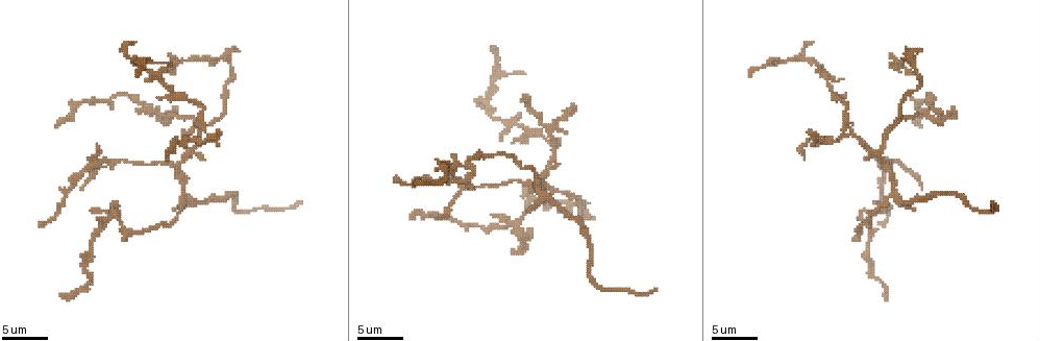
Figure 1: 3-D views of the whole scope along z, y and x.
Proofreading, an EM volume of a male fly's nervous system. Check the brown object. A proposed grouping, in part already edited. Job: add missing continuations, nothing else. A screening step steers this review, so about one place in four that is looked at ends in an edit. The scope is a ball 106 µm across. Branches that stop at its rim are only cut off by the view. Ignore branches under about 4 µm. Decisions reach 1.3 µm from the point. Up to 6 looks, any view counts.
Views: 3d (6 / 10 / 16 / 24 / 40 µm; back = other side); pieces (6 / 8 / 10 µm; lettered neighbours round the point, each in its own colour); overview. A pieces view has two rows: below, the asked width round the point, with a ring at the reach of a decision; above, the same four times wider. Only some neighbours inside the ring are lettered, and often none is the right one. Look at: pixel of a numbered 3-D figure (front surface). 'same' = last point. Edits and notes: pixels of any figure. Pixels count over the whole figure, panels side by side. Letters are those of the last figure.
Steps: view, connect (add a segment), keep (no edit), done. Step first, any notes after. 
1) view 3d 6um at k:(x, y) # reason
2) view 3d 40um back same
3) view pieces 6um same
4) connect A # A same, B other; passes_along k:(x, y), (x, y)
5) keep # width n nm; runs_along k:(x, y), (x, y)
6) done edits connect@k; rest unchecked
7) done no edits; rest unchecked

view pieces 10um at 1:(60, 292) # end of a long branch

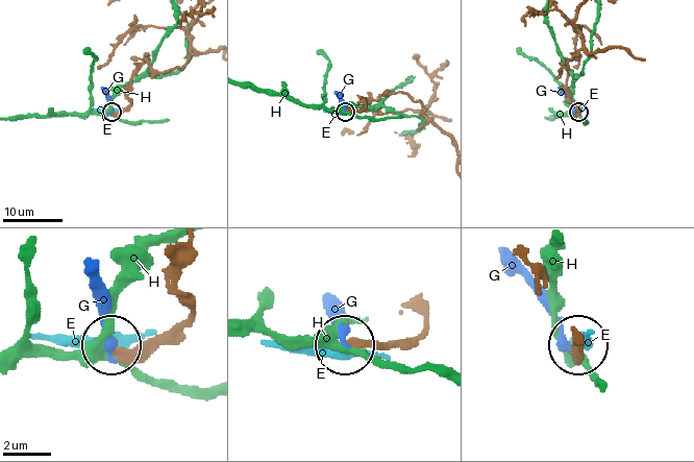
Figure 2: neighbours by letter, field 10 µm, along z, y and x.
keep # E other, G other, H other; runs_along 2:(410, 306), (424, 323), (409, 338), (344, 342); none of them fits

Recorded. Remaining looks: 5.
view pieces 8um at 1:(558, 164) # branch stops here

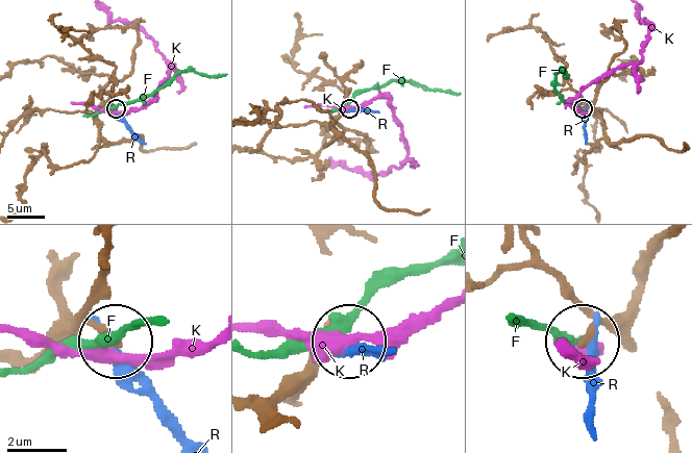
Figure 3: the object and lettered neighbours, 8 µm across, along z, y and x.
keep # F other, K other, R other; runs_along 3:(626, 345), (599, 323), (584, 335); none of them fits

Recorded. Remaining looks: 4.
view pieces 10um at 1:(494, 216) # free end

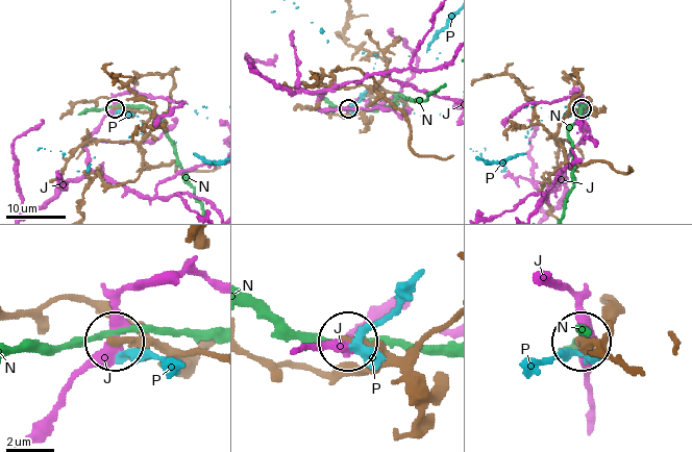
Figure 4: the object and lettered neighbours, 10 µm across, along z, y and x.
keep # width 220 nm; J other, N other, P other; runs_along 4:(213, 355), (119, 341); no lettered segment goes on from it

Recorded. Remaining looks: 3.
done no edits; rest unchecked

